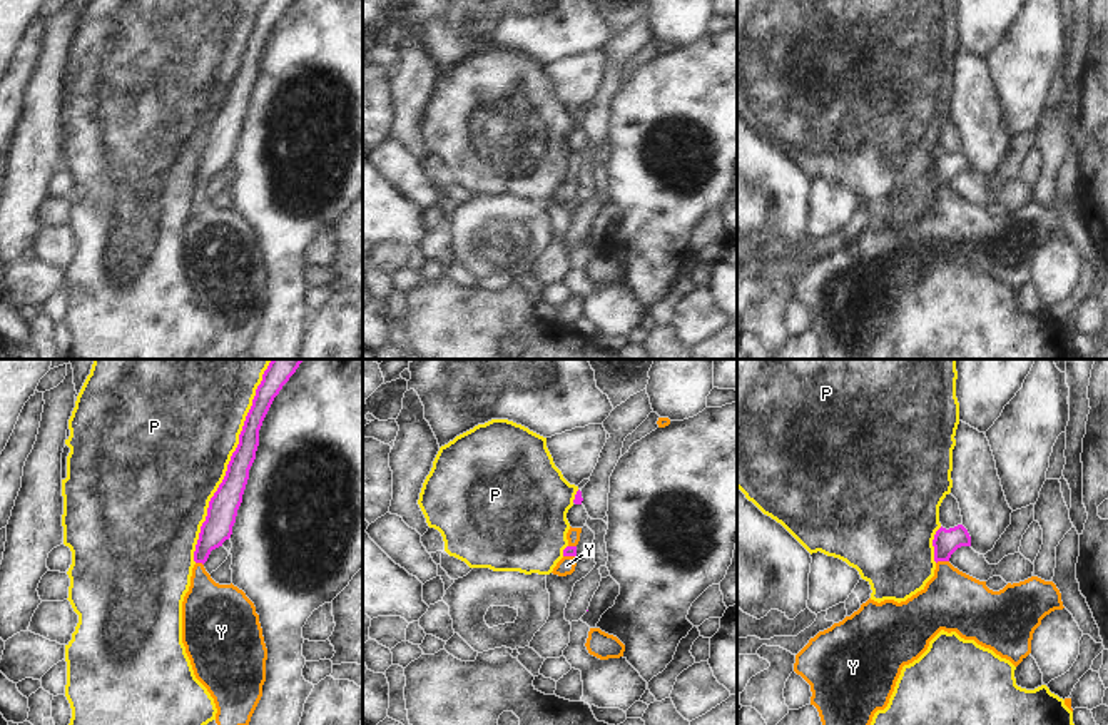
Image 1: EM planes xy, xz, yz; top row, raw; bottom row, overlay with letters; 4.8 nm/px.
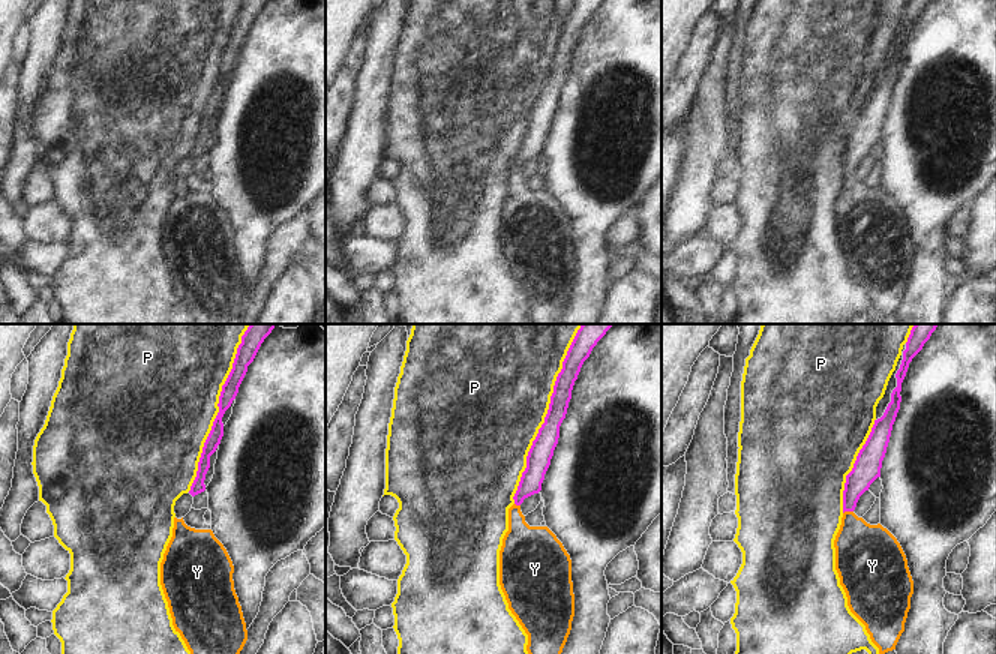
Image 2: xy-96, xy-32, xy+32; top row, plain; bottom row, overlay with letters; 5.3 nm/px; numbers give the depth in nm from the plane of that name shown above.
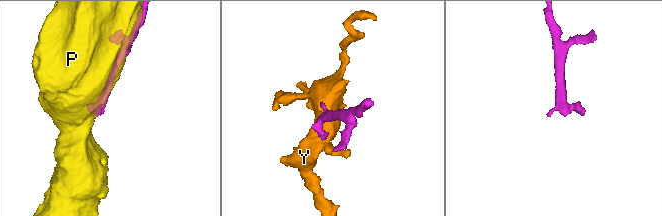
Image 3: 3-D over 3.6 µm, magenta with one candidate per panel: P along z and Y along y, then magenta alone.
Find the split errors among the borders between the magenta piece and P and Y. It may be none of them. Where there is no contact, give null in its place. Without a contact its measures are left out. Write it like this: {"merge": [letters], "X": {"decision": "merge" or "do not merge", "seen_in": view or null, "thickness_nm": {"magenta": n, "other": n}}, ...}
{"merge": ["Y"], "P": {"decision": "do not merge", "seen_in": "xy", "thickness_nm": {"magenta": 140, "other": 480}}, "Y": {"decision": "merge", "seen_in": "yz", "thickness_nm": {"magenta": 120, "other": 300}}}

